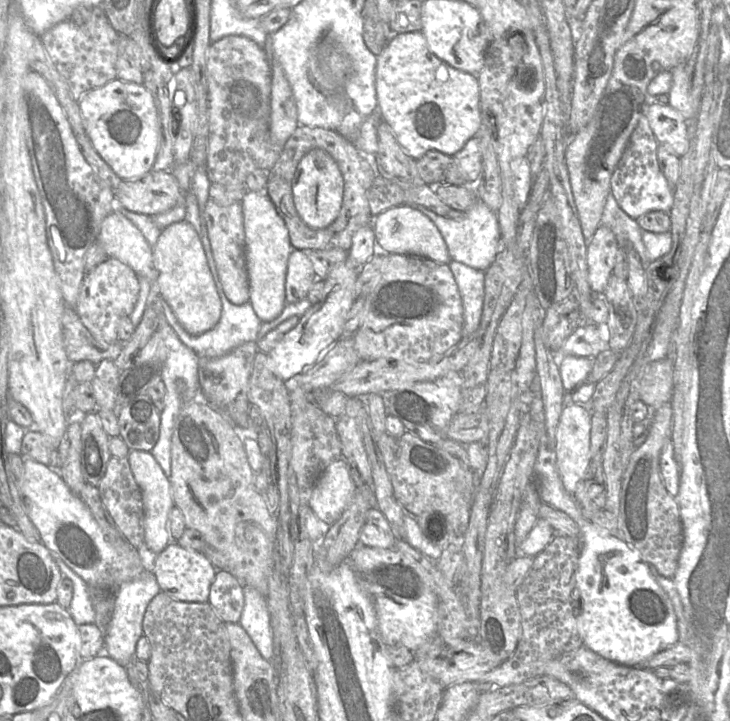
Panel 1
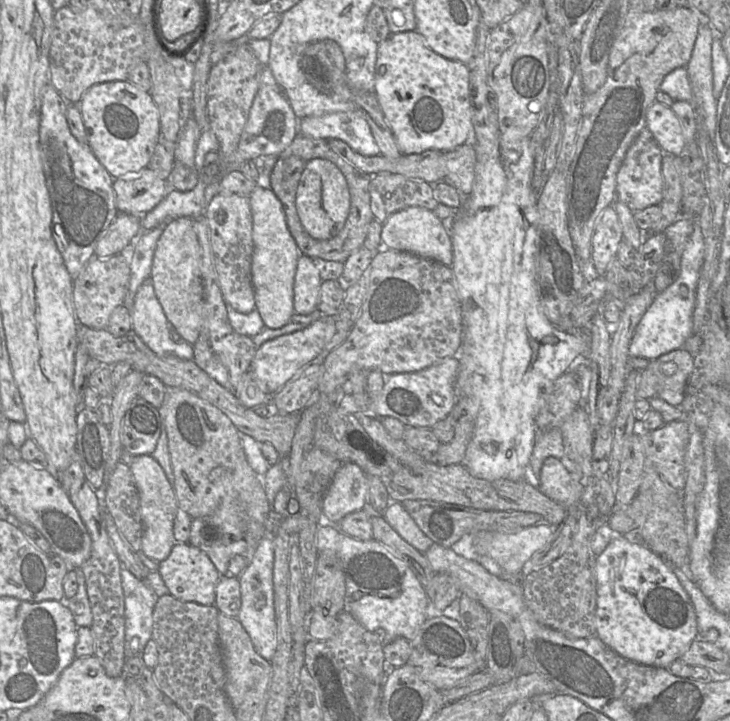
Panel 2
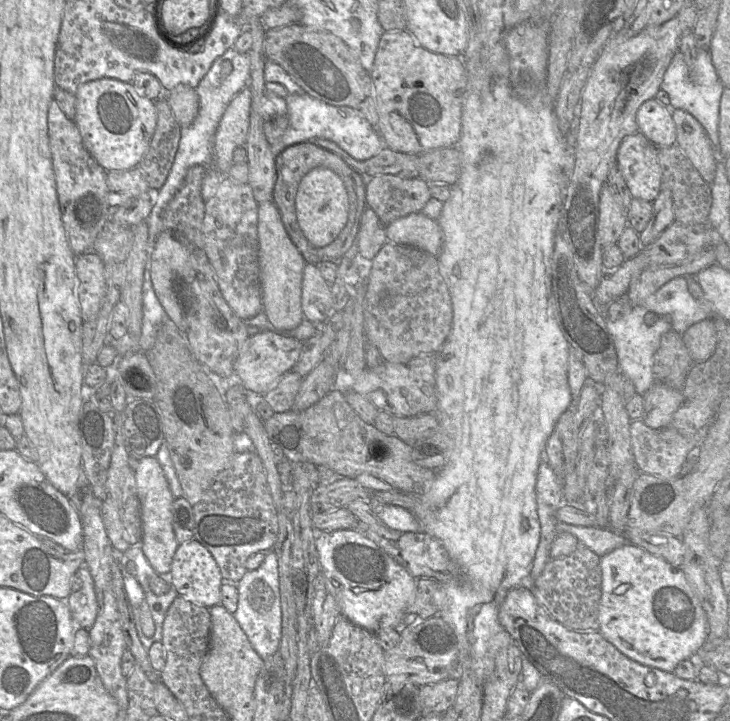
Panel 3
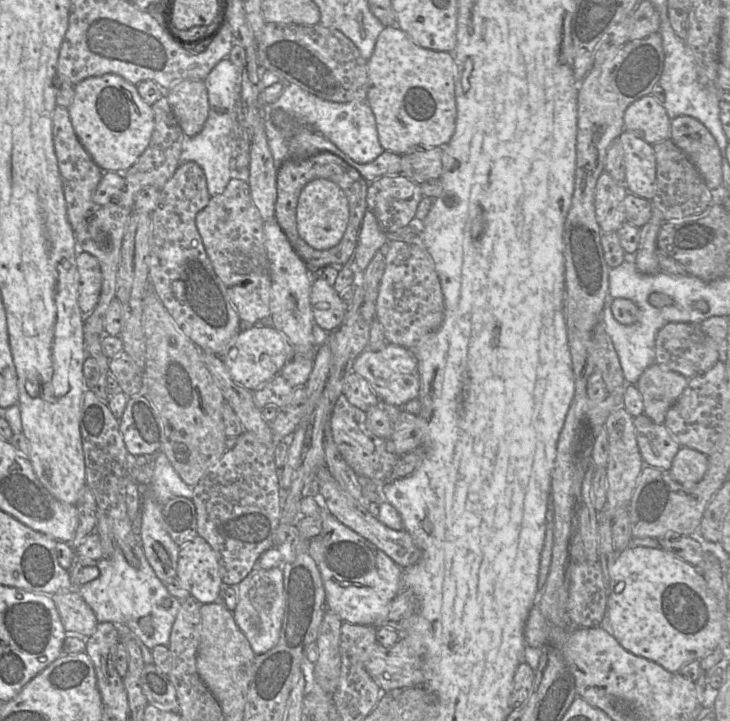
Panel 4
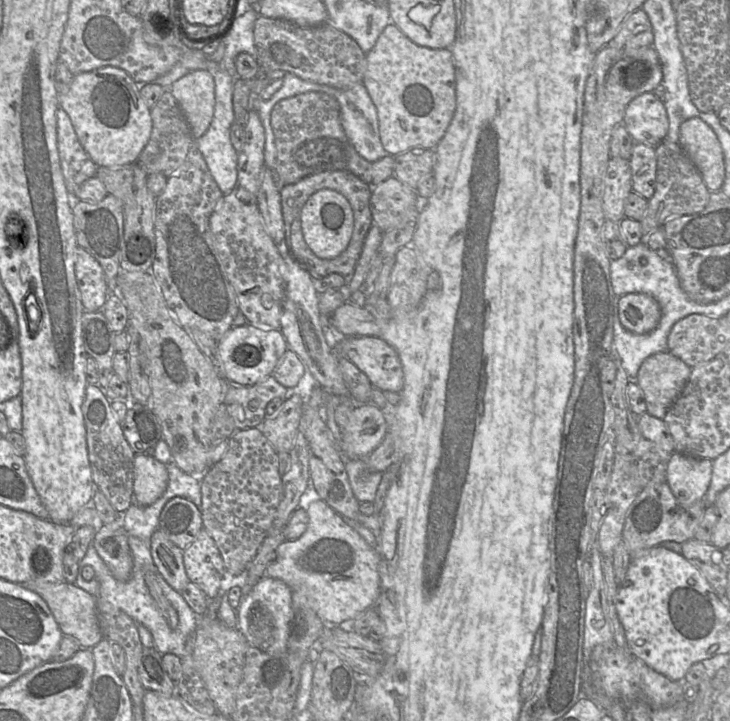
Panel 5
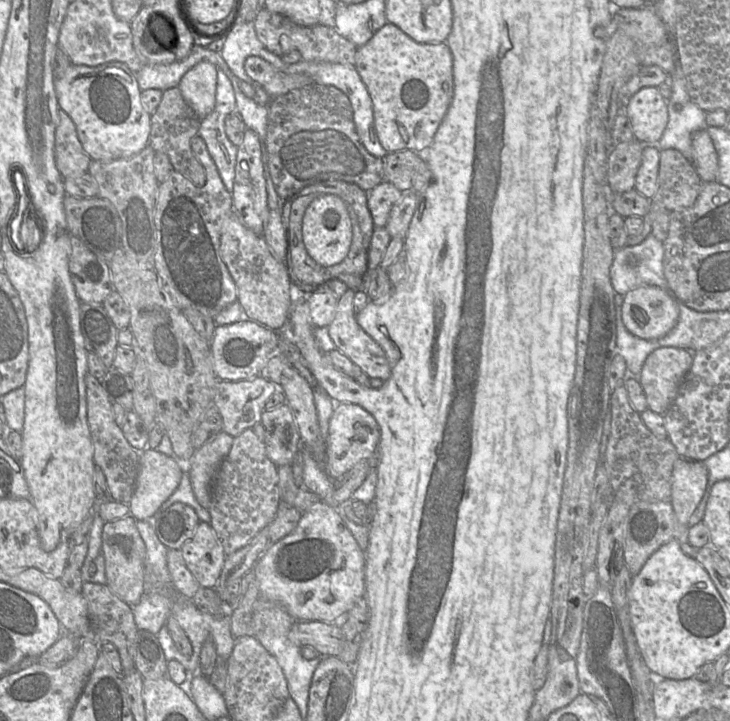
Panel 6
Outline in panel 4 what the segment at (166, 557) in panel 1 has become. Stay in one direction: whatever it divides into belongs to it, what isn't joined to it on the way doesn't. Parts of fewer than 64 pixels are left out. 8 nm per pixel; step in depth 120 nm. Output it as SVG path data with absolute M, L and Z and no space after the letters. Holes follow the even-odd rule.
M196 536L191 541L180 547L176 570L176 579L180 582L181 587L187 590L190 593L190 596L192 596L201 604L219 601L219 597L221 597L221 591L223 590L224 586L229 586L224 585L222 581L221 569L214 550L207 543L207 541L200 536Z

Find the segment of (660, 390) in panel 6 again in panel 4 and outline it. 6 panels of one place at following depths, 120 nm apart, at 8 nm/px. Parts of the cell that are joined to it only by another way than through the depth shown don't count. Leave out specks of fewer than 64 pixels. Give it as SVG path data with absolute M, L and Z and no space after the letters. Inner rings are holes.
M653 363L647 367L636 382L643 398L643 413L657 424L663 424L671 405L688 385L685 376L666 370Z

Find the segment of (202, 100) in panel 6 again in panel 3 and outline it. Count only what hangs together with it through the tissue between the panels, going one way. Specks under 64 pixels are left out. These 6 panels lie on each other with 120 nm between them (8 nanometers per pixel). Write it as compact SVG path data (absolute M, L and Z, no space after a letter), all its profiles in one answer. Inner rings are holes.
M179 85L168 92L166 98L179 125L182 128L191 125L199 111L199 96L196 89Z

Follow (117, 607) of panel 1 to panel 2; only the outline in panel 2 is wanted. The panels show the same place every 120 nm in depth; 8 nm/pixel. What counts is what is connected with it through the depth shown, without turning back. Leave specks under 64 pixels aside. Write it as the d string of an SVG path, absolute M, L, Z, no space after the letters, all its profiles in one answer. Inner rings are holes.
M136 552L141 562L150 571L143 580L136 578L130 571L121 565L121 582L124 595L125 642L124 654L128 659L141 656L147 642L152 639L153 610L159 597L169 594L161 575L158 572L158 562L146 557L143 552Z

